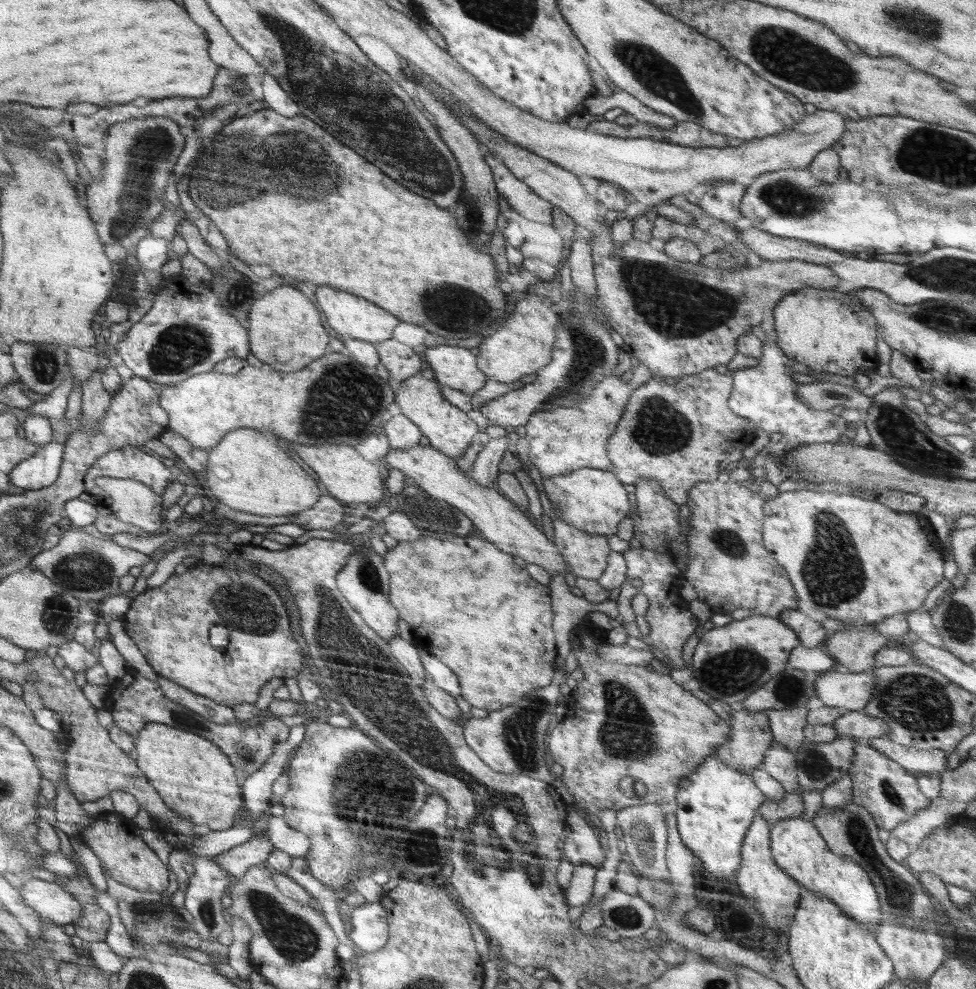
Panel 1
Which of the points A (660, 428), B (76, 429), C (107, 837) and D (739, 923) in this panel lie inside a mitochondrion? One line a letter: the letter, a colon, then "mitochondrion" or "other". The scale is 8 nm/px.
A: mitochondrion
B: other
C: other
D: other

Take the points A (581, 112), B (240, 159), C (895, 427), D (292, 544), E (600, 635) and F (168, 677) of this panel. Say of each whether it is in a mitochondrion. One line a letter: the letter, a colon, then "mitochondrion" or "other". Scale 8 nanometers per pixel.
A: other
B: mitochondrion
C: mitochondrion
D: other
E: other
F: other

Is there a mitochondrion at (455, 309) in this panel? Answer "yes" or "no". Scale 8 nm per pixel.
yes

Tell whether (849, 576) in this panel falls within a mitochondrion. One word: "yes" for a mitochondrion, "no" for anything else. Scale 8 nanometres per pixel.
yes

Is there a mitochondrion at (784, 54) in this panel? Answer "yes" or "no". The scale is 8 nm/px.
yes

